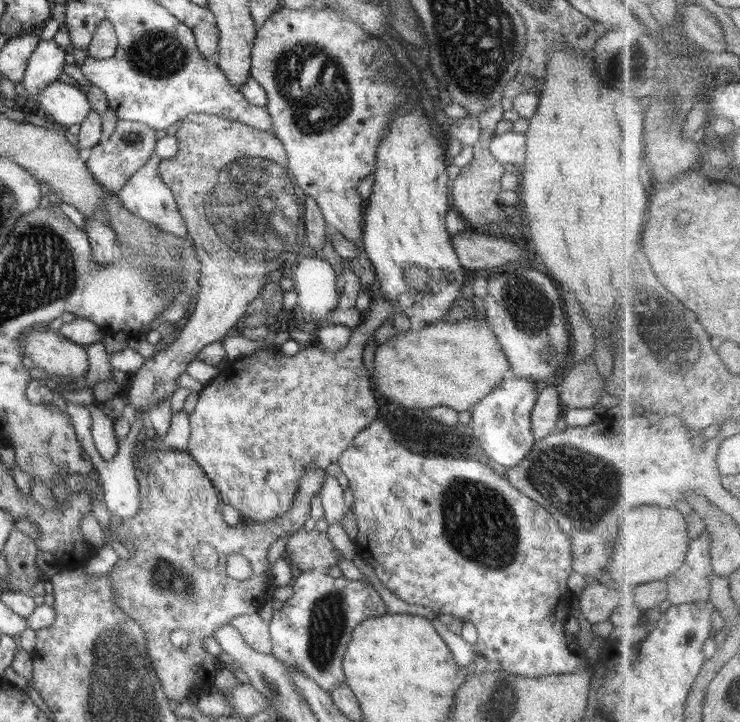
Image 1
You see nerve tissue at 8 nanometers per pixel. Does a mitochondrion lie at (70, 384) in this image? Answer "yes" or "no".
no

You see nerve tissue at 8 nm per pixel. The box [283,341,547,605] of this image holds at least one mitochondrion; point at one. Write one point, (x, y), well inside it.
(478, 523)

